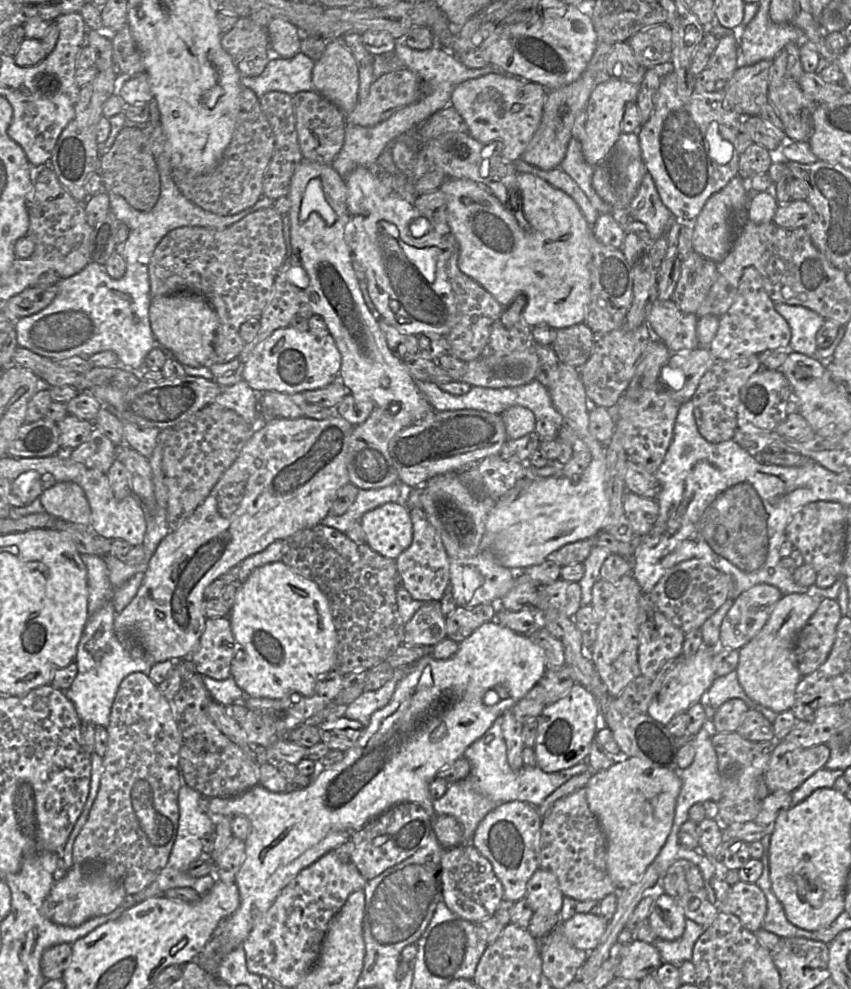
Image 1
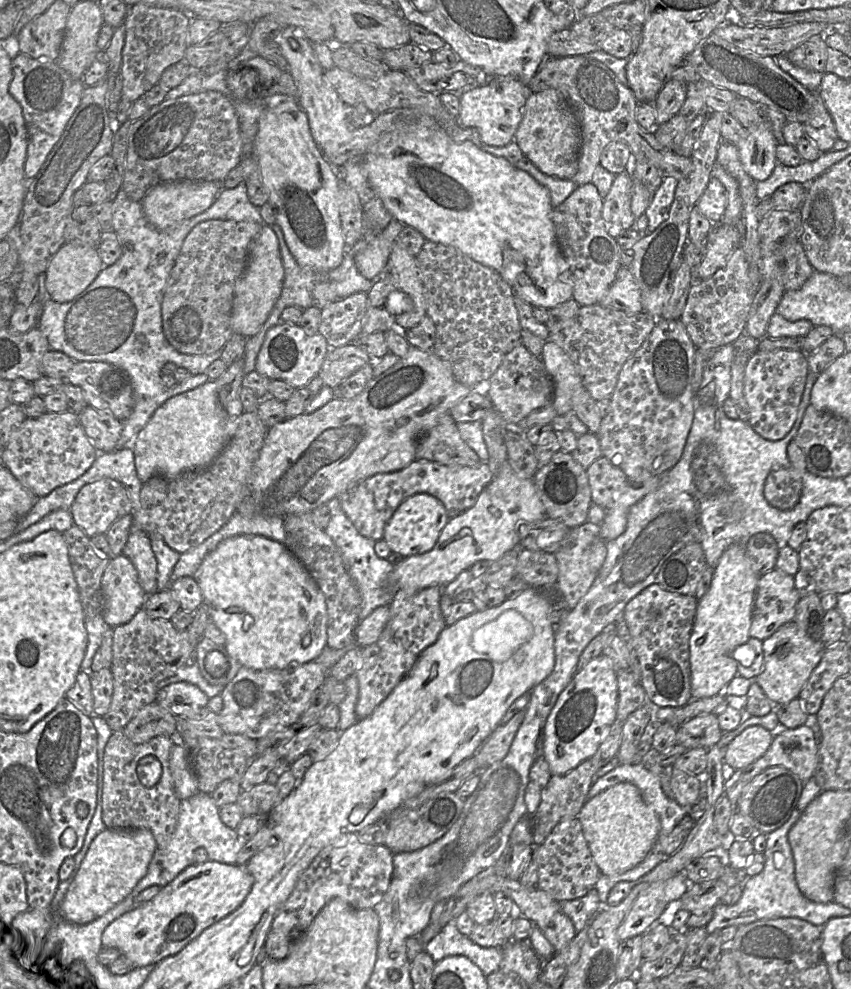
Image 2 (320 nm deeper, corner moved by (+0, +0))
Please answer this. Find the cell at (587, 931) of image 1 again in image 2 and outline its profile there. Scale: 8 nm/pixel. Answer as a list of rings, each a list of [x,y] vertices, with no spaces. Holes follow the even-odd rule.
[[[684,871],[667,880],[652,884],[638,897],[619,926],[617,935],[620,942],[643,935],[657,924],[667,905],[671,901],[680,900],[689,889],[689,884]]]

